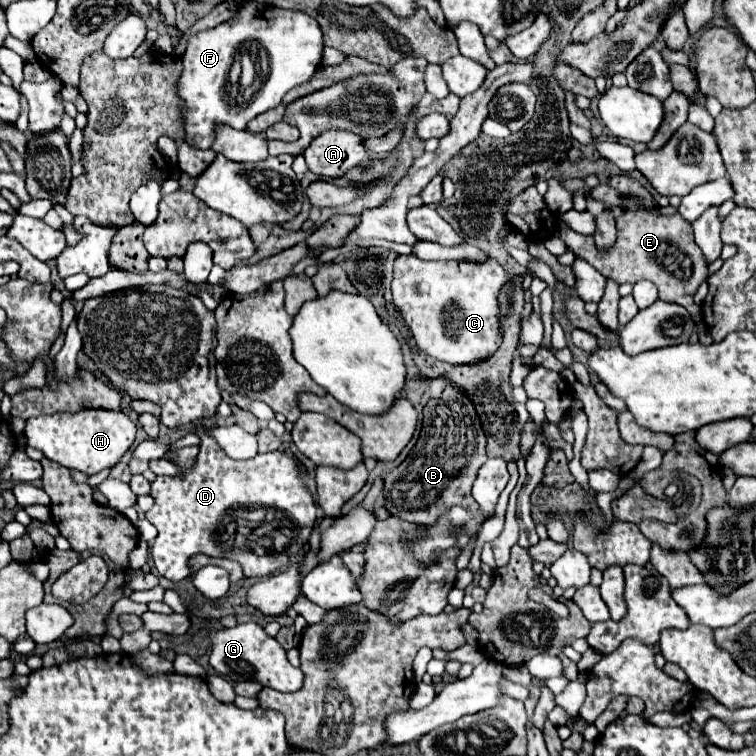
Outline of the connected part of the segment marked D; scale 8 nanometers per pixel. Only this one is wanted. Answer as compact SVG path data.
M197 427L197 435L201 437L197 465L183 471L183 477L155 477L155 481L151 481L151 497L155 499L155 505L145 513L145 517L159 531L151 547L151 557L159 575L171 581L183 581L191 575L189 559L193 555L233 559L243 567L243 573L249 579L261 579L281 571L287 563L295 561L297 553L305 551L311 527L317 521L313 495L299 479L303 465L291 453L283 451L259 453L249 461L235 461L205 433L205 427Z

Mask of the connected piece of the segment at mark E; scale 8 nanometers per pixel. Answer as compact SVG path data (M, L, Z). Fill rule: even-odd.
M643 211L621 213L617 217L617 241L609 249L597 249L591 235L575 233L563 221L557 223L557 235L565 241L567 249L573 251L575 257L585 259L589 265L593 265L607 279L613 279L617 285L635 285L637 281L647 279L657 285L661 301L681 305L691 313L695 323L701 321L701 317L697 317L699 307L693 303L693 293L707 279L707 265L693 239L693 227L683 221L679 213L671 217L651 215Z

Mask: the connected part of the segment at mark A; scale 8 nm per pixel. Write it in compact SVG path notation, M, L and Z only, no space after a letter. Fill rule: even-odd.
M325 131L321 137L313 139L303 153L311 173L337 179L357 167L361 161L369 159L365 151L365 141L351 137L345 131Z

